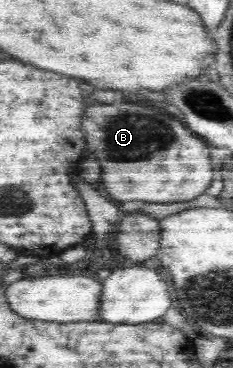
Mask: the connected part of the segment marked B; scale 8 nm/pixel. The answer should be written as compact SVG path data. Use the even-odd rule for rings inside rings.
M133 103L93 105L87 107L83 131L87 135L89 153L103 167L103 185L111 201L149 201L149 203L187 202L206 195L211 182L216 178L211 167L211 155L205 141L195 137L183 123L163 115L159 109L141 107Z

